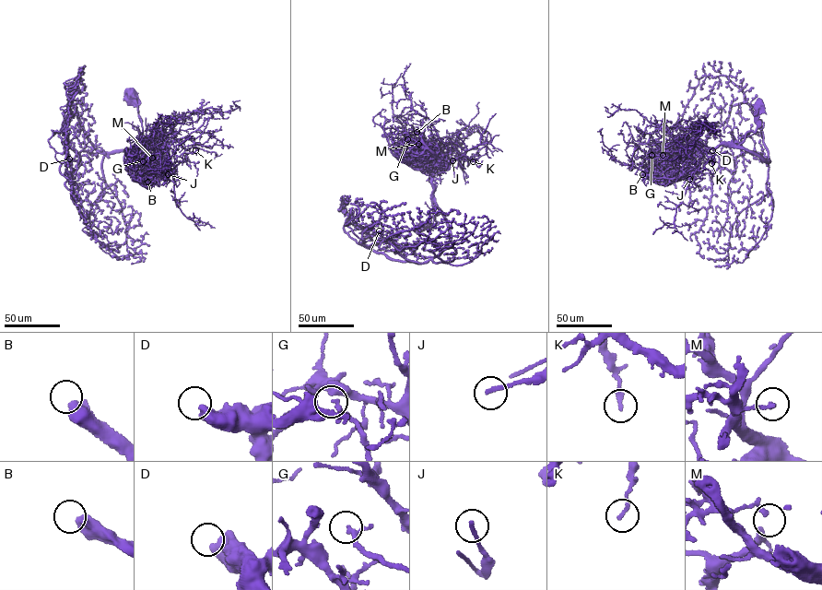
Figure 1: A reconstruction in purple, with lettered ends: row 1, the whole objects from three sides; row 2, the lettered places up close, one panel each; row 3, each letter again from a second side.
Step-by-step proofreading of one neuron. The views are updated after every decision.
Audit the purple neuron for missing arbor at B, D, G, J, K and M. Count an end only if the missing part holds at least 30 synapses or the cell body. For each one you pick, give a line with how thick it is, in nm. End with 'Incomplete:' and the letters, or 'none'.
B: Thickness 600 nm
Incomplete: B

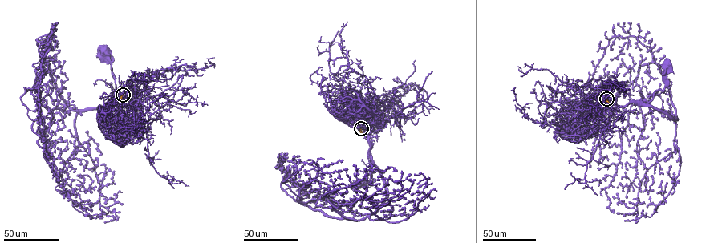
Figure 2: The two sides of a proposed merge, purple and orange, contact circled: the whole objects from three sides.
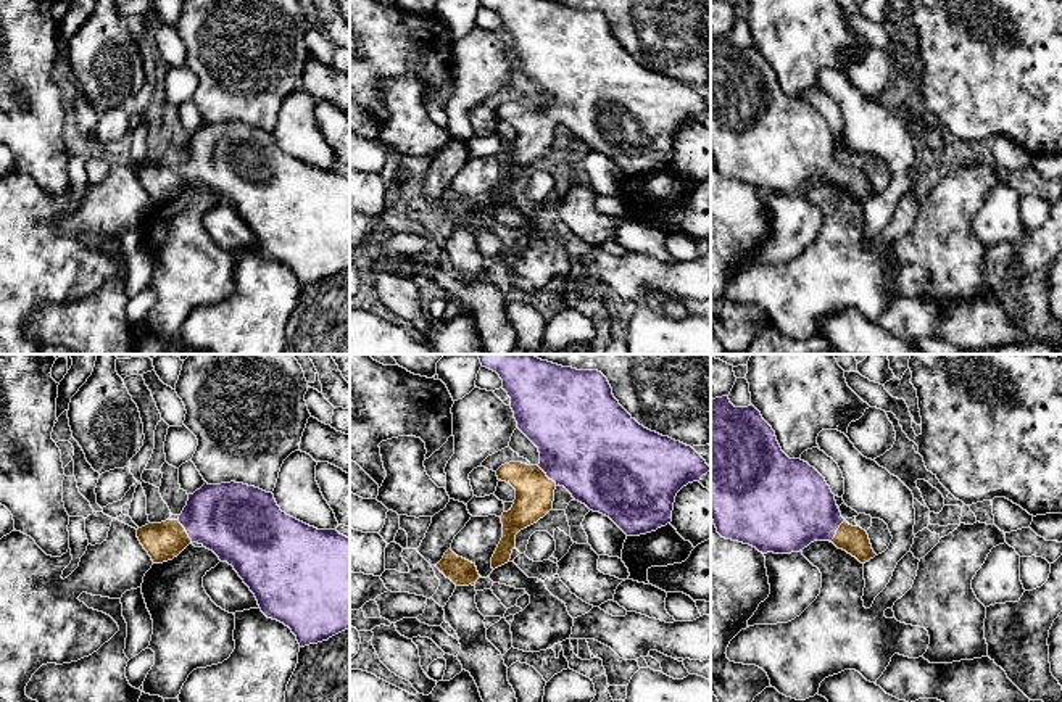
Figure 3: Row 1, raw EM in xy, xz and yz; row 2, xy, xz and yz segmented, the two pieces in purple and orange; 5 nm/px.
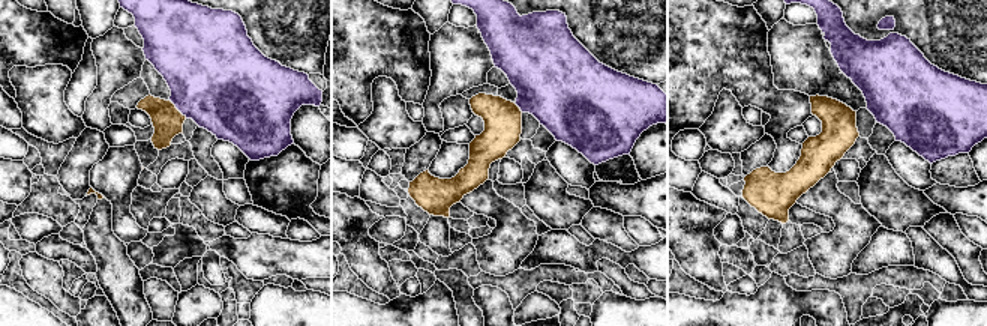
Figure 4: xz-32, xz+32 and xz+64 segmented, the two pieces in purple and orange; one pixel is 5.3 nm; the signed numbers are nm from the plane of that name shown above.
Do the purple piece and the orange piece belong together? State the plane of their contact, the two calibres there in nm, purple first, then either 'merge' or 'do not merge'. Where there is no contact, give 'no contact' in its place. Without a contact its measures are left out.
xy | 380/190 nm | merge

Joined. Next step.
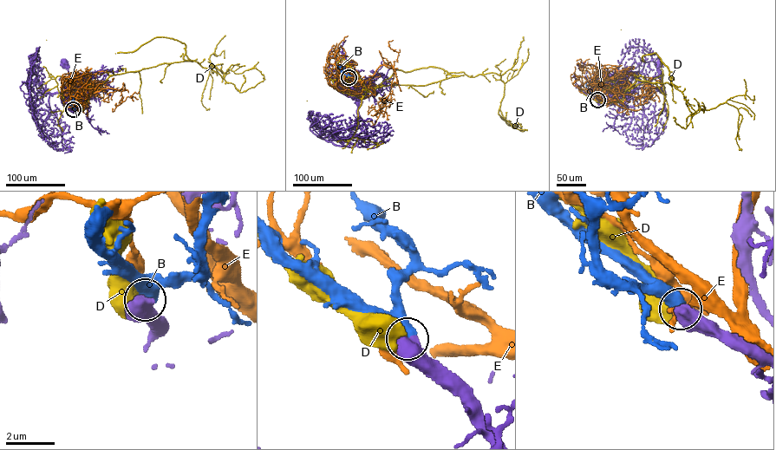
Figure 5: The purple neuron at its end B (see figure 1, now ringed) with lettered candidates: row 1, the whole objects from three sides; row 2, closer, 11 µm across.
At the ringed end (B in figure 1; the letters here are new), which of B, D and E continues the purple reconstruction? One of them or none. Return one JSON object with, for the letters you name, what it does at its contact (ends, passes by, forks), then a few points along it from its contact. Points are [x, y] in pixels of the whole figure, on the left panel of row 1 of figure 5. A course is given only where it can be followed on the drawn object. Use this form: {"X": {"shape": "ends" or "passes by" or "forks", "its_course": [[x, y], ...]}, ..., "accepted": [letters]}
{"B": {"shape": "ends", "its_course": [[73, 109], [73, 97], [70, 97]]}, "accepted": ["B"]}

